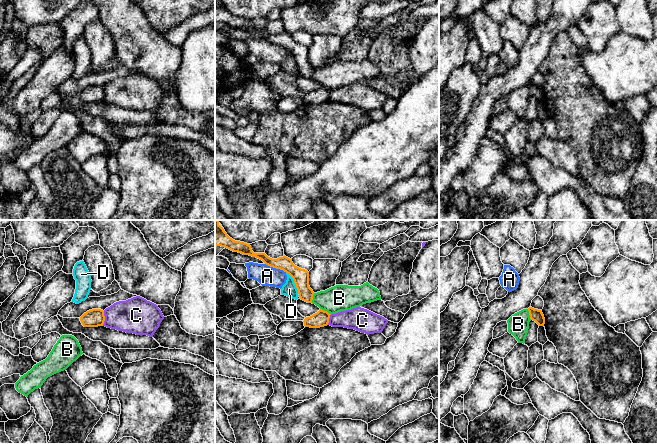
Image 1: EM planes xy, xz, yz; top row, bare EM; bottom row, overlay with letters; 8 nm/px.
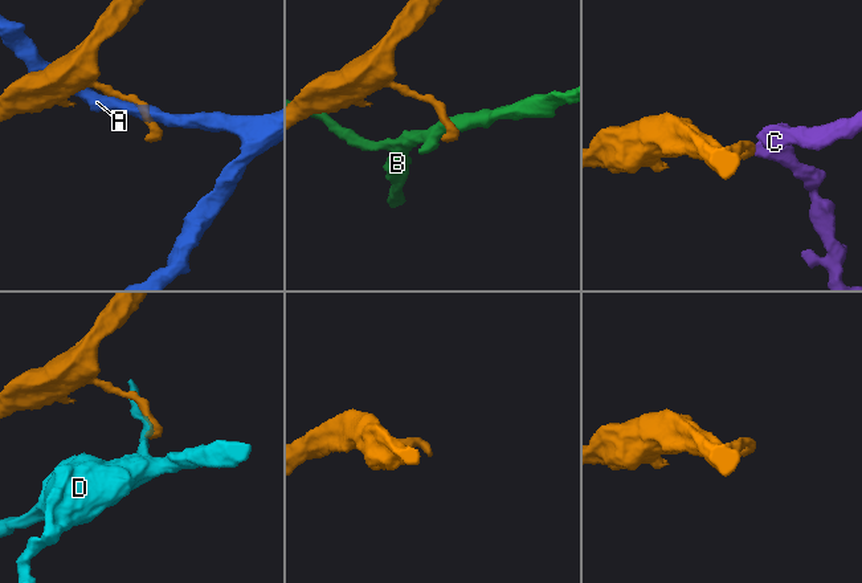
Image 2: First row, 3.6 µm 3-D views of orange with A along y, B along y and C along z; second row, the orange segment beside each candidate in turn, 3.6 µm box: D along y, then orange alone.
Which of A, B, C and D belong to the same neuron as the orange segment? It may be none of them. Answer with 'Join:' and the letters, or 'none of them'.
Join: none of them

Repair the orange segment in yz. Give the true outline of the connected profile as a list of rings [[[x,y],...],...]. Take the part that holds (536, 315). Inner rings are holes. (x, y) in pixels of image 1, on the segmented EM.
[[[529,307],[528,311],[531,320],[535,321],[539,326],[544,326],[545,318],[541,310]]]

